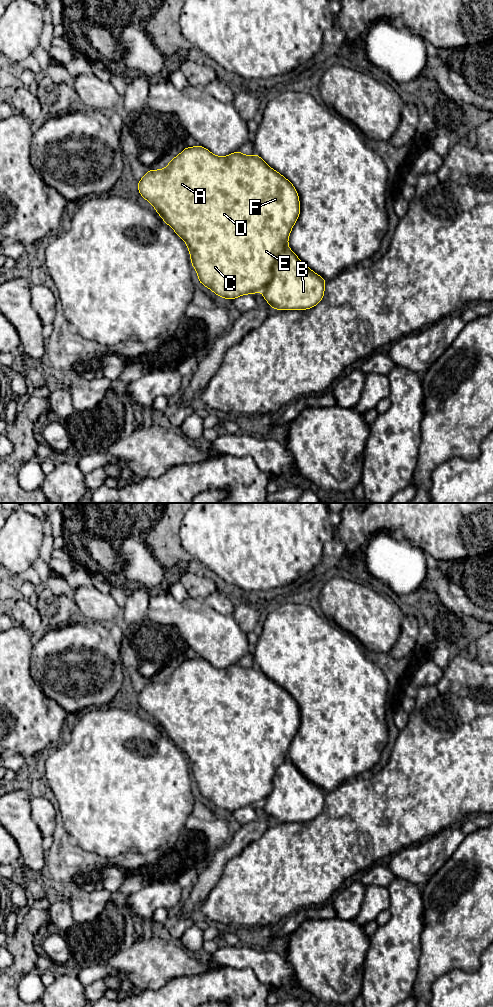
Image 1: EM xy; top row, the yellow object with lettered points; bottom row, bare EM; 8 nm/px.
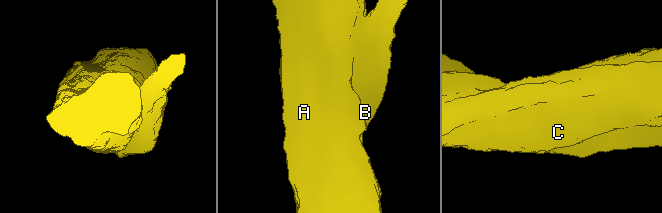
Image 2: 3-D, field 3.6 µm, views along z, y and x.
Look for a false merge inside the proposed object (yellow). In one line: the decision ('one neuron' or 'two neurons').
one neuron

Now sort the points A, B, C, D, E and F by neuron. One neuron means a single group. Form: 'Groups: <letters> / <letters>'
Groups: A B C D E F

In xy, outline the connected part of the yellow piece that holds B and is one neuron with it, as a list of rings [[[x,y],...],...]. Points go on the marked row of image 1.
[[[200,145],[186,147],[178,156],[169,162],[166,168],[160,170],[150,169],[138,181],[138,190],[140,195],[154,206],[154,209],[164,222],[184,240],[190,252],[191,264],[197,271],[198,281],[212,290],[216,295],[233,300],[241,295],[255,294],[261,291],[269,306],[278,310],[302,311],[312,308],[321,302],[324,296],[326,280],[310,270],[288,247],[288,237],[300,214],[298,193],[289,180],[273,170],[257,154],[254,153],[253,155],[246,156],[240,151],[236,151],[228,156],[219,157]]]

